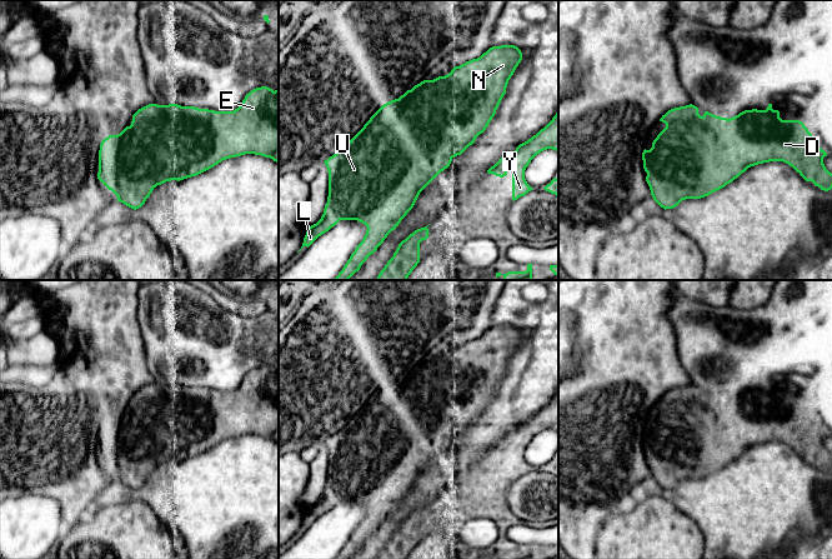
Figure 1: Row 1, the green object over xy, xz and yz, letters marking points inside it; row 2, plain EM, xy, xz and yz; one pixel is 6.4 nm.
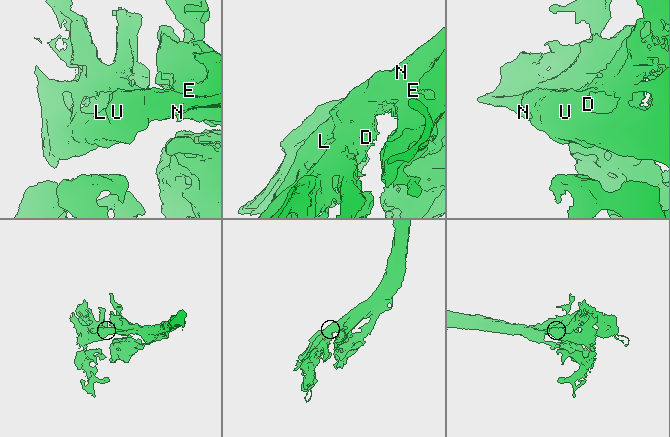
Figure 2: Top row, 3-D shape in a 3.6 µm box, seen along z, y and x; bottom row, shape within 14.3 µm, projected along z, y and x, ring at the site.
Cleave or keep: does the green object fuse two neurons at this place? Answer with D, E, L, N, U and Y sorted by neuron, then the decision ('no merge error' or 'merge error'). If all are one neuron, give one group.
D E L N U Y | no merge error

